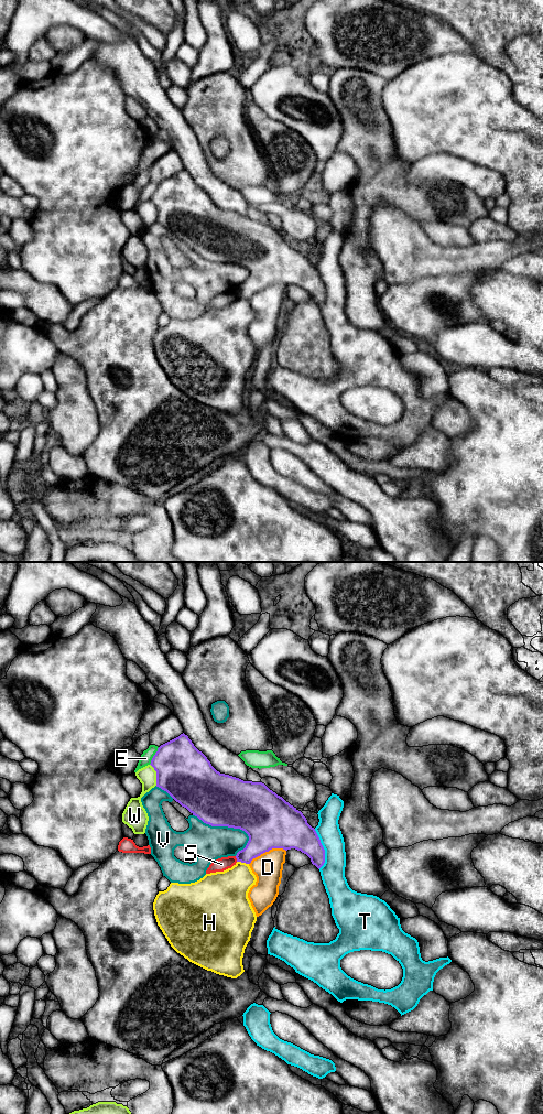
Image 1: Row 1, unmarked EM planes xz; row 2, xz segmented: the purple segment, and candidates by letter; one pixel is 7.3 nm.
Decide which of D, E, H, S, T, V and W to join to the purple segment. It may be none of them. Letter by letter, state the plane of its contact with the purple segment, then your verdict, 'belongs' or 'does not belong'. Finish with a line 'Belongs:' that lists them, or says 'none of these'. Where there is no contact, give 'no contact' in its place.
D: xz | does not belong
E: xz | does not belong
H: xz | does not belong
S: xz | does not belong
T: xz | does not belong
V: xz | does not belong
W: xz | does not belong
Belongs: none of these

